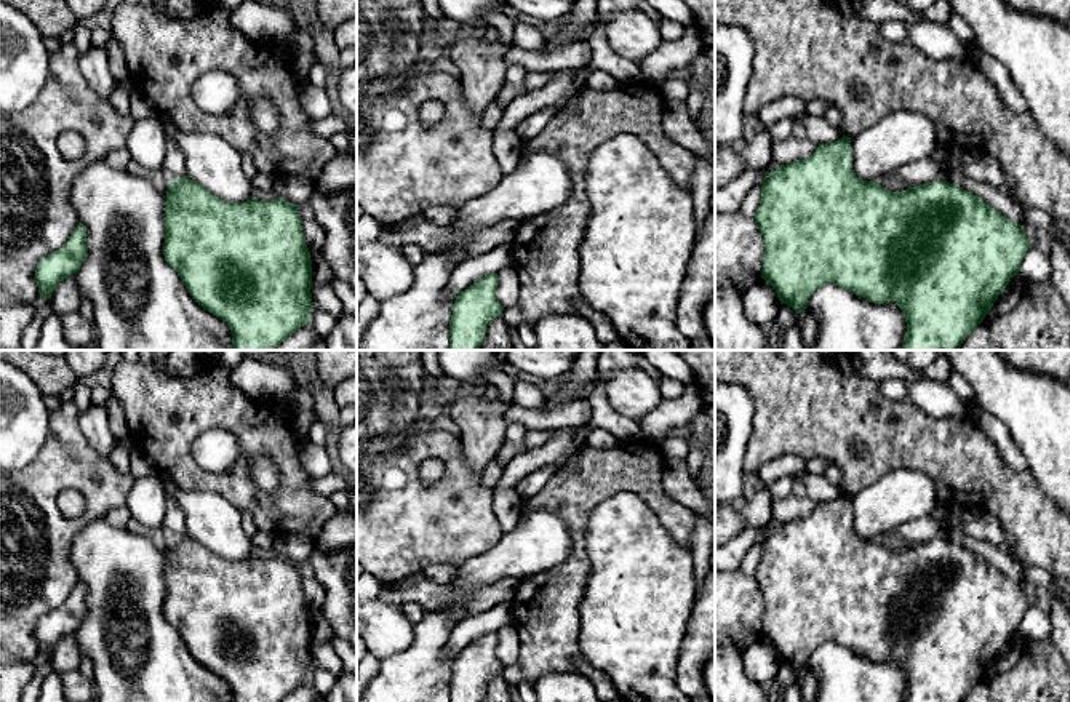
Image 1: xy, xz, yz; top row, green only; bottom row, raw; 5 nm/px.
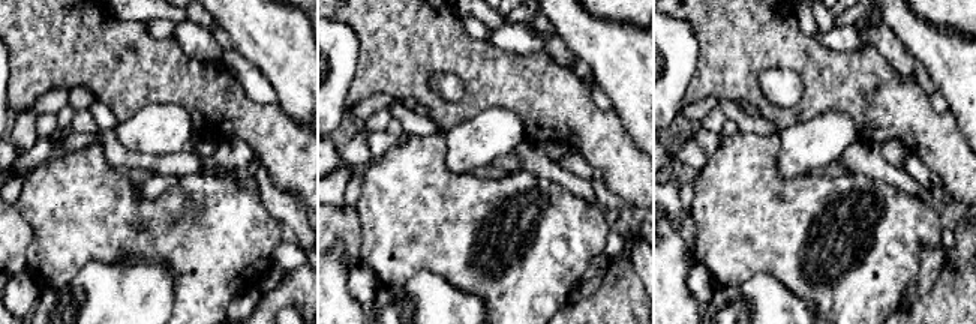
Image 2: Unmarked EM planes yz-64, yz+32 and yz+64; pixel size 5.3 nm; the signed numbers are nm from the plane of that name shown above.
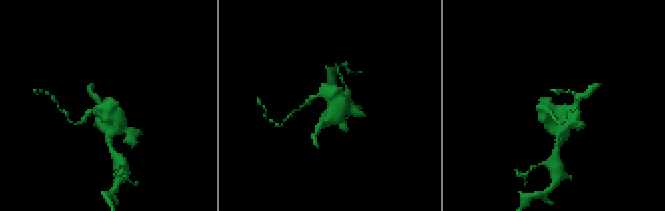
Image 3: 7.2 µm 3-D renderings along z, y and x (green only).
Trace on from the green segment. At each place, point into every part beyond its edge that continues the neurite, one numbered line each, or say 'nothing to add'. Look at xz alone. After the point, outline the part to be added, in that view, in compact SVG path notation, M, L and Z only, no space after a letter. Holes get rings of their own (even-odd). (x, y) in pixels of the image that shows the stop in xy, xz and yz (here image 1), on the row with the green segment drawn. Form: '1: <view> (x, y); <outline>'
nothing to add

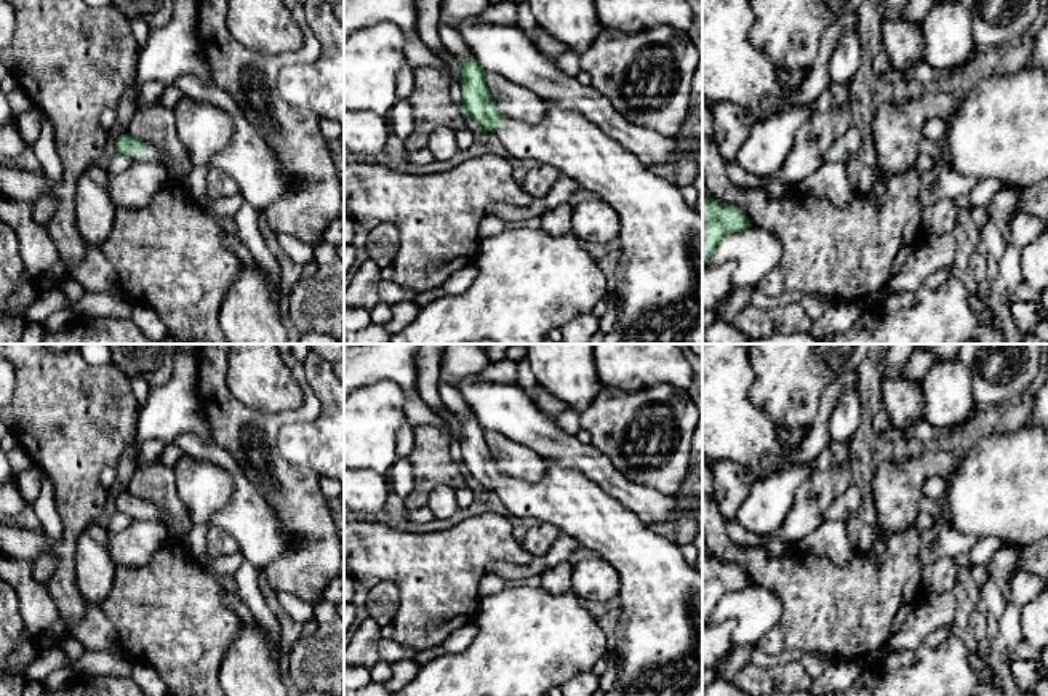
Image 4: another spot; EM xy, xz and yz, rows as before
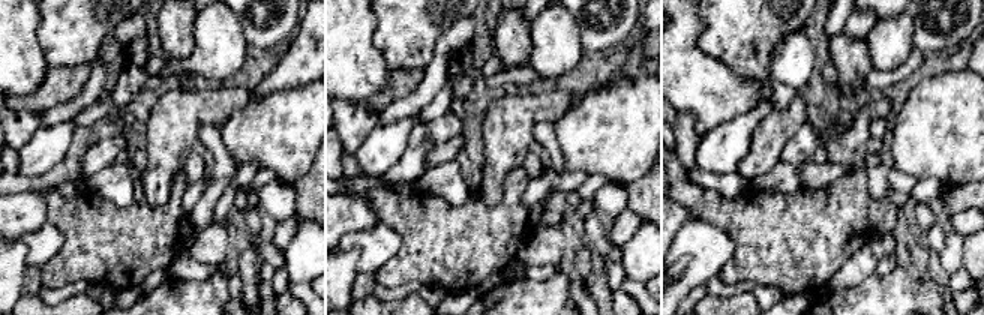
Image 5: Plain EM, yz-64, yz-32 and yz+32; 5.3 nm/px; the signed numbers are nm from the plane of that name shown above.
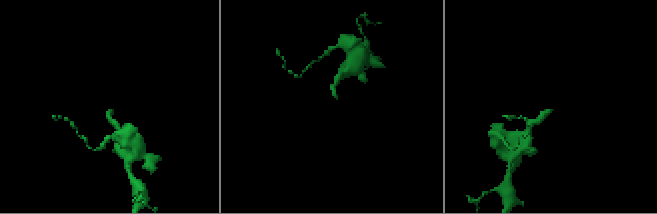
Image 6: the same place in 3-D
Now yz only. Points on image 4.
1: yz (847, 146); M850 128L843 136L832 146L830 160L845 163L850 157L858 157L861 147L861 136L856 128Z

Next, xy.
1: xy (149, 152); M144 142L142 150L139 154L128 155L131 162L154 162L162 165L165 170L170 166L170 163L163 158L162 152L152 144Z

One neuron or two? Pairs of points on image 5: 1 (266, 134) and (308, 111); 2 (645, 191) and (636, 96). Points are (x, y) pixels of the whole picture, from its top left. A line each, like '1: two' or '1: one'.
1: one
2: two

